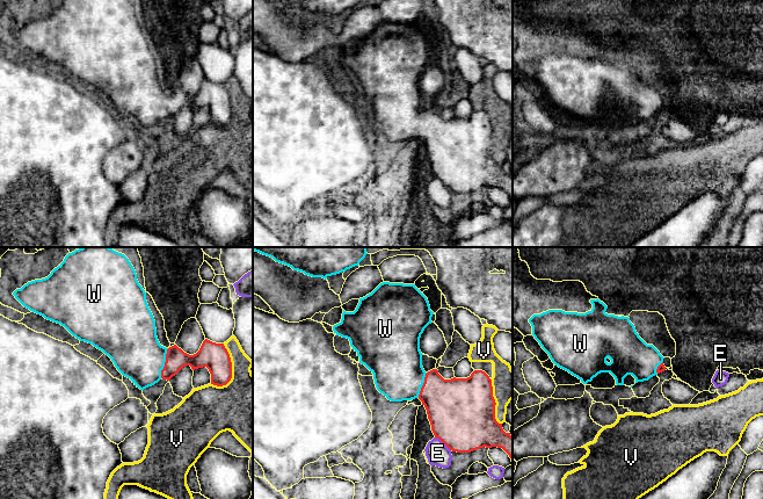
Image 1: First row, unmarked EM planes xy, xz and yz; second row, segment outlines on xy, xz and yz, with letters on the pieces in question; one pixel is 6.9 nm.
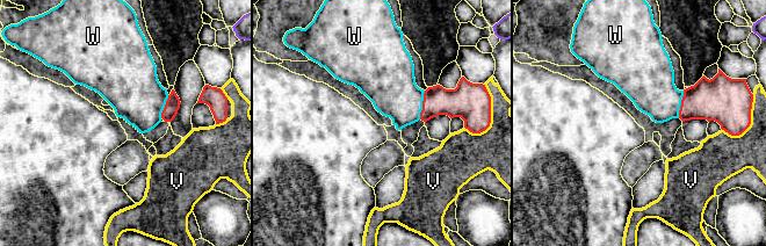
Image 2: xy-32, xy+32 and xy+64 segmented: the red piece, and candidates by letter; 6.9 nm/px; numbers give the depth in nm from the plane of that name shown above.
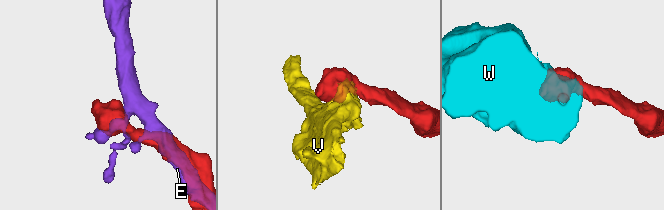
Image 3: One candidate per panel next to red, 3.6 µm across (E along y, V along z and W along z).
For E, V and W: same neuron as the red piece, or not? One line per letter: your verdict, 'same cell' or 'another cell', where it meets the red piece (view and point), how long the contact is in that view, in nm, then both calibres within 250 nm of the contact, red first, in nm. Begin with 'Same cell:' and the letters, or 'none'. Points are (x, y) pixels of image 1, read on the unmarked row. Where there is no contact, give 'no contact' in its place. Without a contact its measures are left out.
Same cell: W
E: another cell; meets red in xz at (443, 182); contact 150 nm long; 460 nm thick on the red side, 160 nm on the other
V: another cell; meets red in xy at (231, 108); contact 300 nm long; 190 nm thick on the red side, 360 nm on the other
W: same cell; meets red in xy at (165, 103); contact 220 nm long; 150 nm thick on the red side, 360 nm on the other

